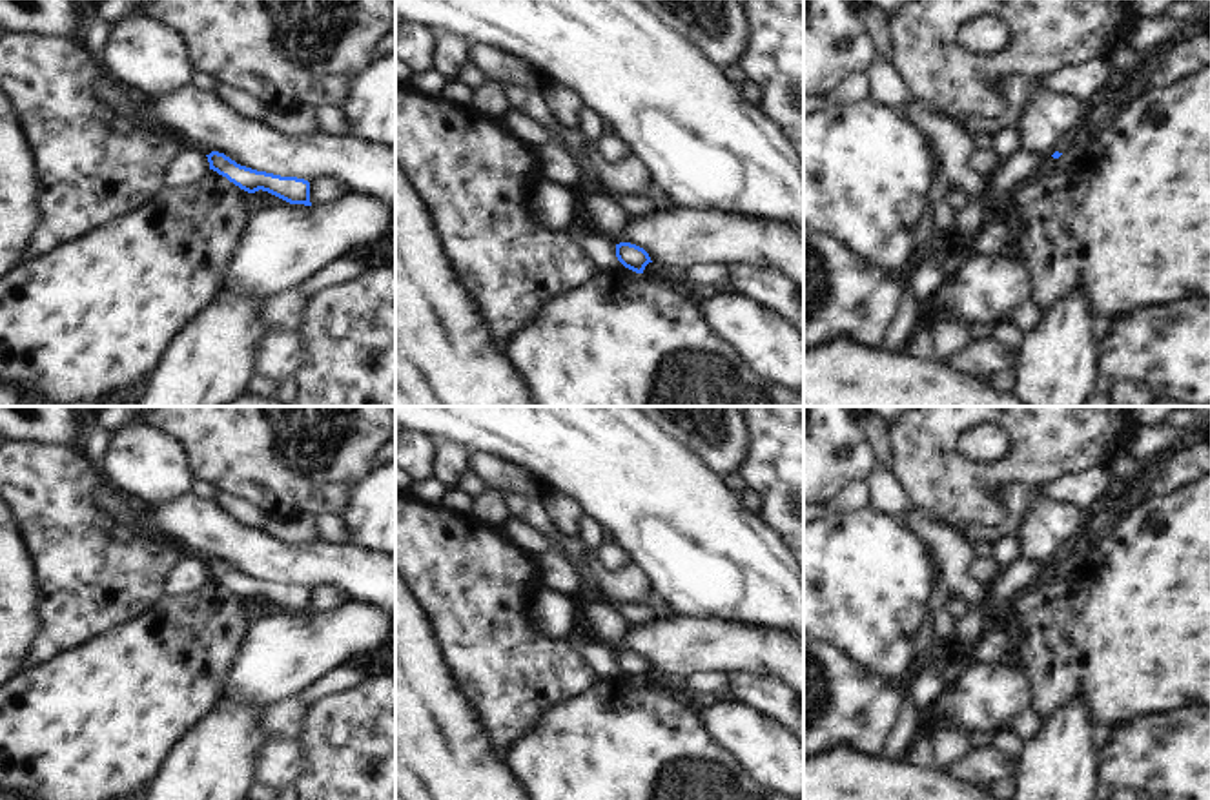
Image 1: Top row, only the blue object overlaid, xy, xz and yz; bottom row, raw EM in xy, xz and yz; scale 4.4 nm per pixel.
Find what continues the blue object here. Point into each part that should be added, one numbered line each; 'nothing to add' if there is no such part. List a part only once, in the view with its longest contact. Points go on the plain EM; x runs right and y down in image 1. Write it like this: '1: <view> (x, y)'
nothing to add

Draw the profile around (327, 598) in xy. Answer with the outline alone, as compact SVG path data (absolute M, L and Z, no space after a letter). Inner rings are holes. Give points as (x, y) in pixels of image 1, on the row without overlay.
M321 587L310 590L310 610L312 612L335 612L348 603L346 592L337 587Z

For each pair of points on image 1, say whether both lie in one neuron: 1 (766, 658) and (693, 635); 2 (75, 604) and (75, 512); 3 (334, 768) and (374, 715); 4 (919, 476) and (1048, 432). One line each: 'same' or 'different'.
1: same
2: same
3: same
4: same

